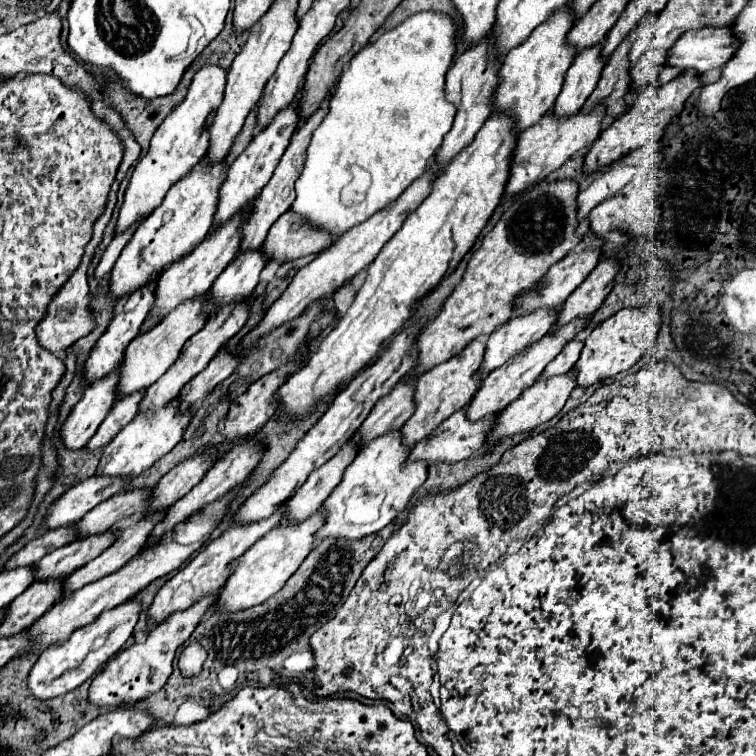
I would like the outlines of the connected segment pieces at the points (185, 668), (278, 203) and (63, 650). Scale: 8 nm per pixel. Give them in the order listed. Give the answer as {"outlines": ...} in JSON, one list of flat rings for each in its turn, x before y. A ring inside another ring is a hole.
{"outlines":[[[188,644,180,658,178,658,178,666,180,666,180,672,184,678,190,678,194,674,198,674,202,670,202,664,206,660,206,650,200,646,200,644]],[[330,96,324,98,324,102,318,106,318,110,316,110,316,112,298,128,298,132,292,136,292,142,290,142,290,146,286,148,284,156,280,158,280,164,276,166,274,176,270,178,270,182,264,186,264,190,262,190,260,196,256,198,256,202,254,202,254,212,252,212,250,220,244,222,244,226,242,226,242,246,240,246,240,252,258,248,258,246,266,240,266,234,268,234,268,230,272,228,272,224,274,224,286,210,290,210,290,206,292,206,292,202,294,202,294,198,296,198,294,182,296,182,296,180,300,178,300,174,302,174,304,156,306,156,306,148,308,148,308,144,310,144,312,132,320,126,322,118,328,114,328,100,330,100]],[[132,598,108,612,102,612,100,616,96,616,94,622,76,628,66,642,52,644,46,650,42,650,28,678,28,686,32,694,36,698,56,698,78,688,102,664,106,664,112,656,116,656,116,652,120,652,124,642,132,636,132,630,138,622,138,614,140,614,140,602]]]}

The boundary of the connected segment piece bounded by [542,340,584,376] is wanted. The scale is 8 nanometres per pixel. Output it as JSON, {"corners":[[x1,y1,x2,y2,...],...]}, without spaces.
{"corners":[[572,340,570,344,566,344,562,348,562,352,546,366,546,370,544,370,542,376,558,376,558,374,568,372,576,364,576,360,580,358,580,350,582,348,584,348,582,340]]}

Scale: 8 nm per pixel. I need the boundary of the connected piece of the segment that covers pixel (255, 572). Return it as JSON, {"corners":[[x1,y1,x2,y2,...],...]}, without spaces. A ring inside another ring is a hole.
{"corners":[[318,508,312,516,298,524,280,524,274,530,270,530,266,536,262,536,236,564,232,564,232,576,226,580,226,586,222,588,218,602,222,602,220,610,224,612,238,612,256,604,262,604,272,594,276,594,284,582,298,570,298,566,304,562,304,558,310,554,314,546,316,532,326,522,326,510]]}

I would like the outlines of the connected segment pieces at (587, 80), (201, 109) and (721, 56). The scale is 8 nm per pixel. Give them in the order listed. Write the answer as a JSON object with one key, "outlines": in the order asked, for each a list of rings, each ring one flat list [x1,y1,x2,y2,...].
{"outlines":[[[602,46,584,48,584,52,578,52,572,66,566,72,566,80,562,86,562,92,556,98,554,112,558,116,568,116,580,110,590,96,592,88,596,88,600,80,600,72,604,68,602,60]],[[214,64,202,66,190,84,186,100,172,110,172,114,160,124,156,130,148,154,136,164,134,174,130,178,124,204,120,208,118,228,116,232,124,232,132,222,138,220,142,214,150,214,166,196,166,192,190,172,192,166,196,166,210,148,210,134,208,134,208,118,212,112,218,110,218,104,224,98,224,86,226,86,226,70]],[[700,28,688,30,672,48,668,64,680,72,696,68,700,74,722,68,736,52,738,38,734,30,728,28]]]}

